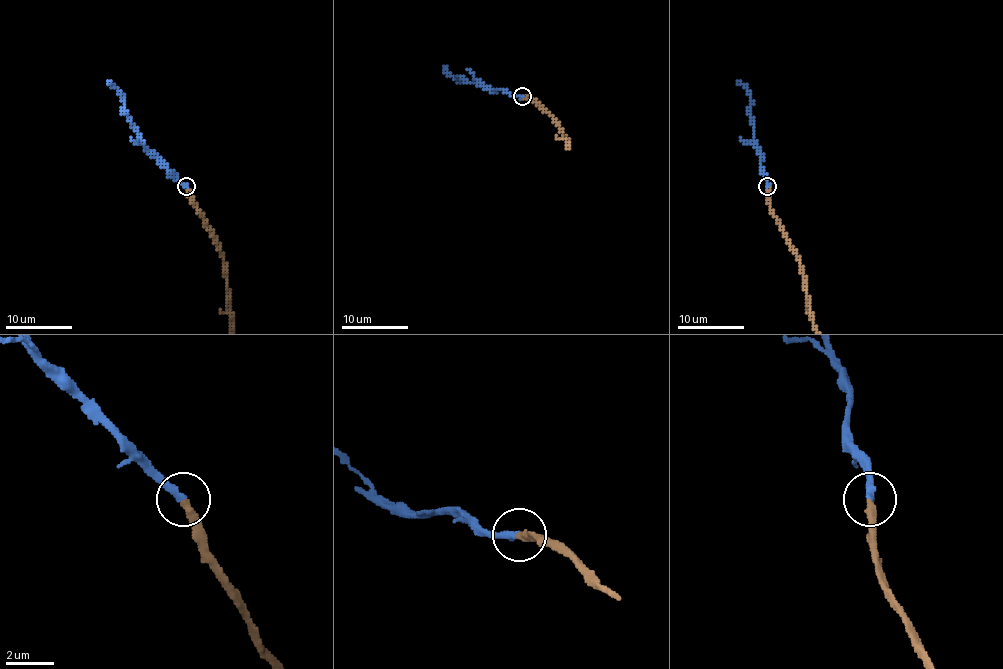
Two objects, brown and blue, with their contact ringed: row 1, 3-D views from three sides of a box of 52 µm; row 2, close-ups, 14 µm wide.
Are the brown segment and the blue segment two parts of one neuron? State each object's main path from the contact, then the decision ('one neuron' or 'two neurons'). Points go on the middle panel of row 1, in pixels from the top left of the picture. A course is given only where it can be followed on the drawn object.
course blue (522, 97), (511, 97), (502, 90), (487, 90), (474, 82), (459, 80), (443, 67); one neuron

